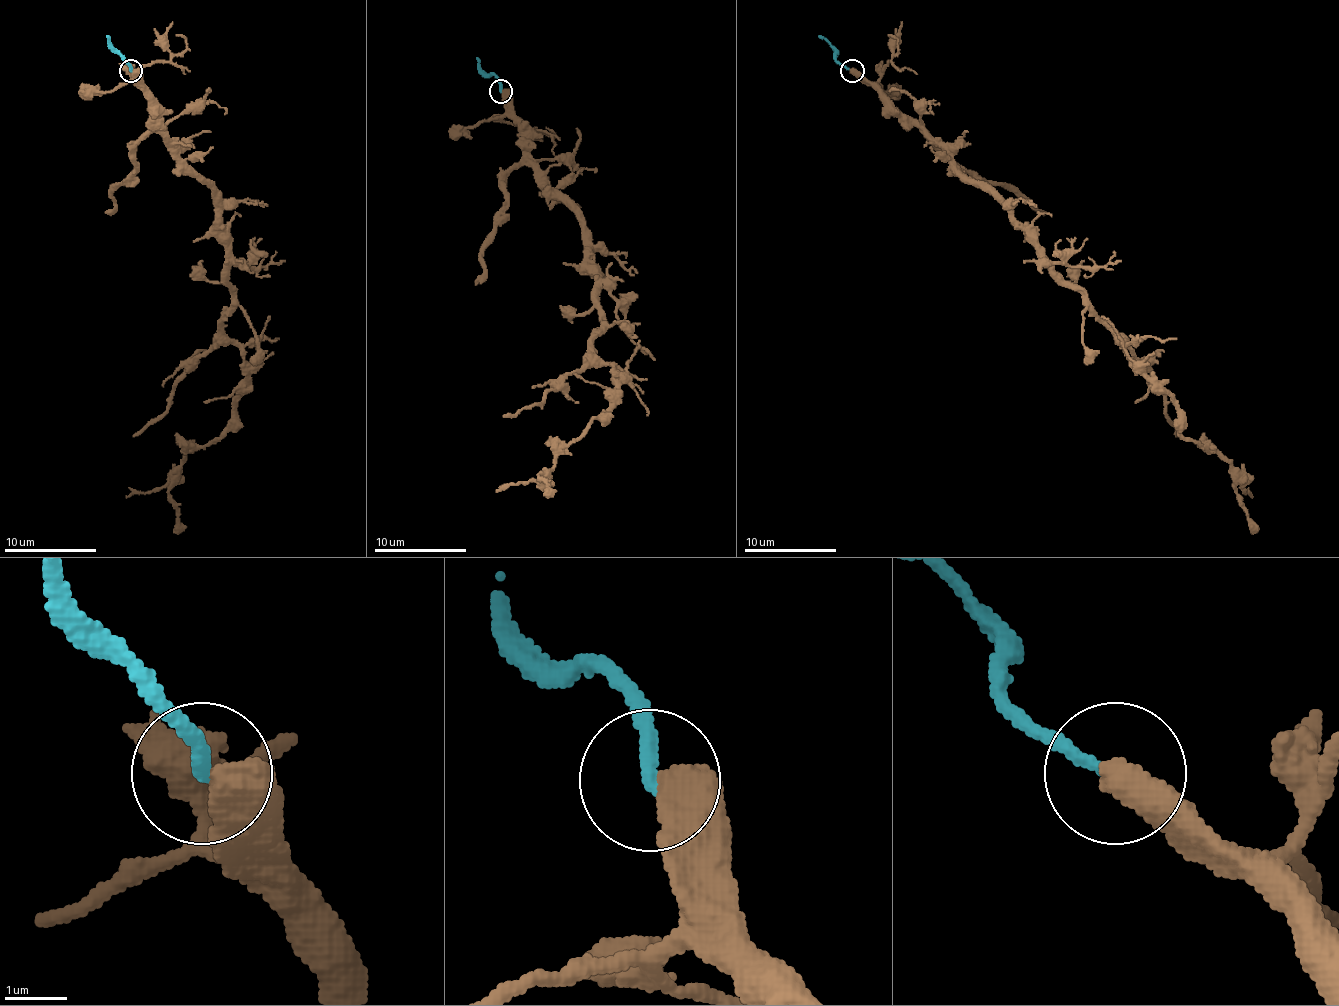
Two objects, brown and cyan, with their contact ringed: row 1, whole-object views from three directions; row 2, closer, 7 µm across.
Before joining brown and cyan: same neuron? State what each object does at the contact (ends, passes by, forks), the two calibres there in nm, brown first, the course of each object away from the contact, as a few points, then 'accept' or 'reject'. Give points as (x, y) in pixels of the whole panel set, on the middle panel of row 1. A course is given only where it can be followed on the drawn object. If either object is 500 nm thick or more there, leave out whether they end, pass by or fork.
calibres 600 and 220 nm; course brown (501, 92), (522, 156), (589, 244), (594, 353), (612, 367), (615, 402), (538, 476), (543, 495); course cyan (501, 92), (501, 82), (487, 75), (476, 57); reject

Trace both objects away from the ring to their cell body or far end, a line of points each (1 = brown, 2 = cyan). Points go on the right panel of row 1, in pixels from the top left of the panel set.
1: (853, 70), (1005, 209), (1080, 292), (1172, 399), (1177, 429), (1230, 466), (1256, 533)
2: (853, 70), (843, 65), (836, 51), (818, 35)

